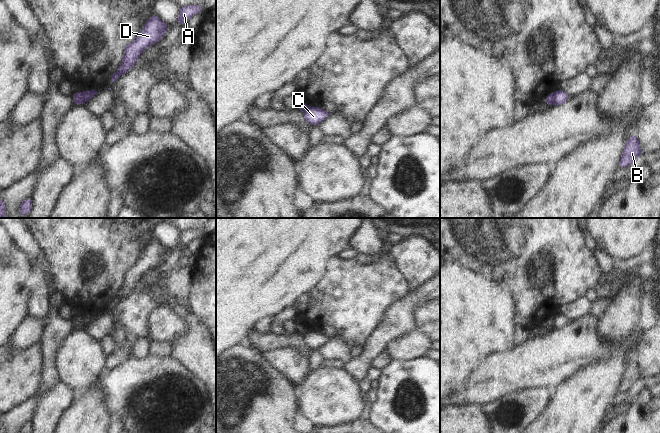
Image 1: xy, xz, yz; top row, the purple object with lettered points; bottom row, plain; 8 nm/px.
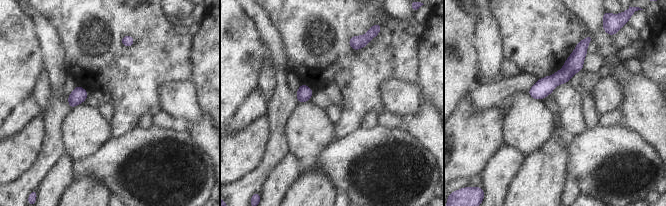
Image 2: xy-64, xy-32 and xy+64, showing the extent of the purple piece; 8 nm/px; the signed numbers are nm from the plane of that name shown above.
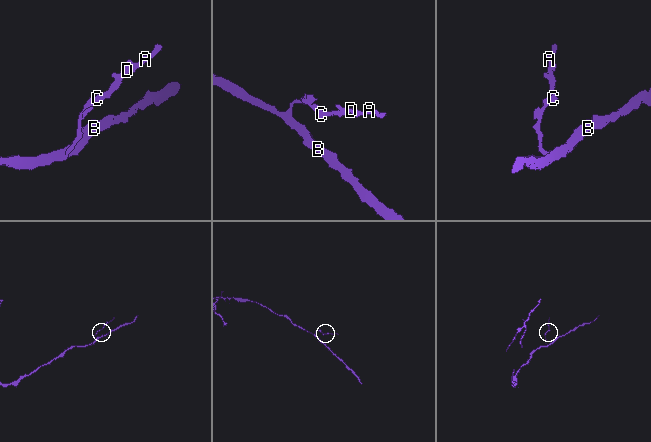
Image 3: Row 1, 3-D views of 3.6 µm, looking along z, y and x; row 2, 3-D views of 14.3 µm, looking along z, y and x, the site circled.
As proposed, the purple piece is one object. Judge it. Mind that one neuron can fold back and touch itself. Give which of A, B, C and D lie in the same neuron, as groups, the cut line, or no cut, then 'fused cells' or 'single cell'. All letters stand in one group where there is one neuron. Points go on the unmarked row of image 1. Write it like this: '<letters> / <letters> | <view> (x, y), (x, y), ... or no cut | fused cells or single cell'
A C D / B | xy (80, 316), (80, 325), (82, 327) | fused cells

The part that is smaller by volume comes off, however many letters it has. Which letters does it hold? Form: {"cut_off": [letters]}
{"cut_off": ["A", "C", "D"]}

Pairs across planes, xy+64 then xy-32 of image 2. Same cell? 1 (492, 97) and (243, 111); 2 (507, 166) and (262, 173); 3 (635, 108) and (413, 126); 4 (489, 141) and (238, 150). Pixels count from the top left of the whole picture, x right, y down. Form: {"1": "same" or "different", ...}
{"1": "same", "2": "different", "3": "same", "4": "same"}

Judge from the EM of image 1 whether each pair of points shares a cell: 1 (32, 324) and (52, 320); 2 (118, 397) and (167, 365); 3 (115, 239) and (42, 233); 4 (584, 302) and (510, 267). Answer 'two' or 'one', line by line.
1: two
2: one
3: one
4: two

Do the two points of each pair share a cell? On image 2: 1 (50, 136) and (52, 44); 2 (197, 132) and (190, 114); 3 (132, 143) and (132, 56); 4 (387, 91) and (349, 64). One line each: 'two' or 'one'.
1: one
2: two
3: two
4: two

